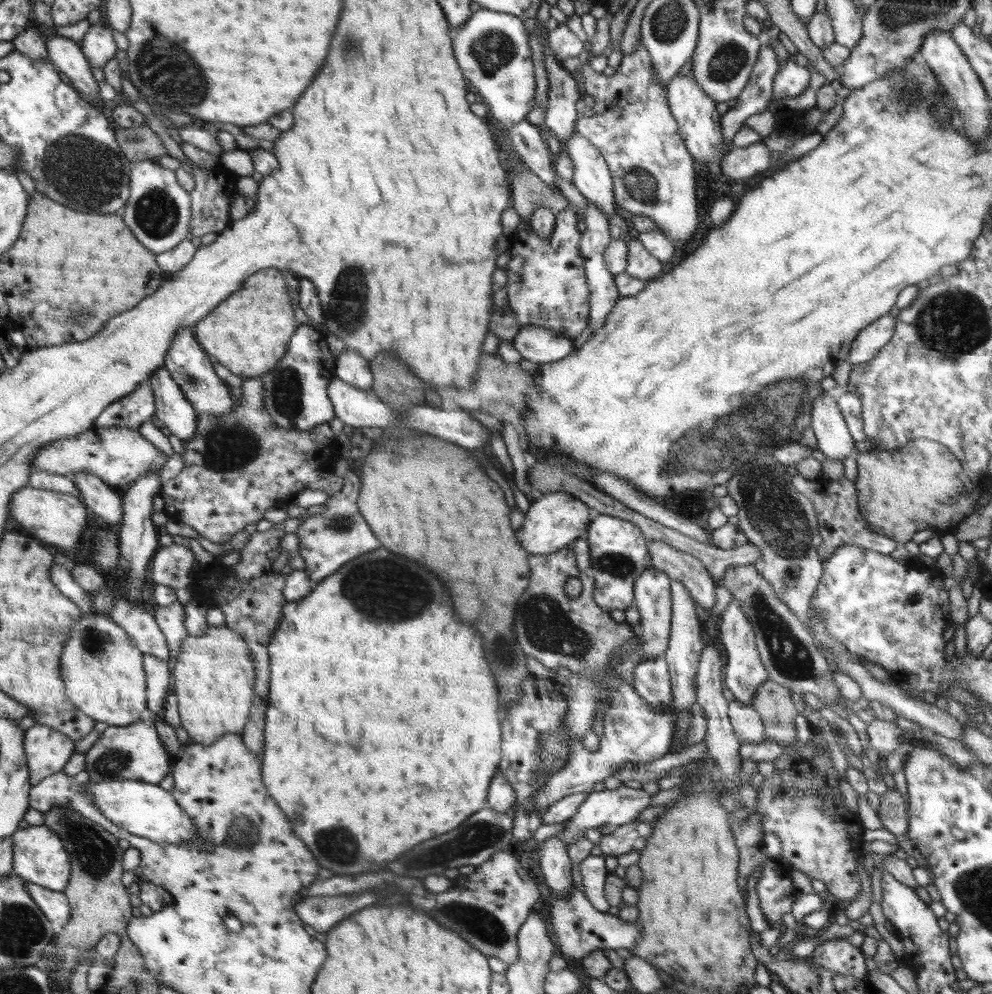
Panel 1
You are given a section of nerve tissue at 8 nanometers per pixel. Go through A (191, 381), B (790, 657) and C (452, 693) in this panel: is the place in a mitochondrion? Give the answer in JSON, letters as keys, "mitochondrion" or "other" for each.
{"A":"mitochondrion","B":"mitochondrion","C":"other"}

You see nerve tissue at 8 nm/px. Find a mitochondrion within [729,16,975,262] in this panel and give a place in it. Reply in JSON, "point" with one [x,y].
{"point":[907,93]}

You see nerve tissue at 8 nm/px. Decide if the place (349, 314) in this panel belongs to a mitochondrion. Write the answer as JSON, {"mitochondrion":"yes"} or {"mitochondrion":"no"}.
{"mitochondrion":"yes"}

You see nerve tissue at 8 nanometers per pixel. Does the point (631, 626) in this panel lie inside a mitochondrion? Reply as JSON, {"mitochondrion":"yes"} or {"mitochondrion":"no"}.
{"mitochondrion":"no"}

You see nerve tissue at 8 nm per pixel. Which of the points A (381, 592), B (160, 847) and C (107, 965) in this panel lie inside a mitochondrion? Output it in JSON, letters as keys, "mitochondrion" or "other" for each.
{"A":"mitochondrion","B":"other","C":"other"}

